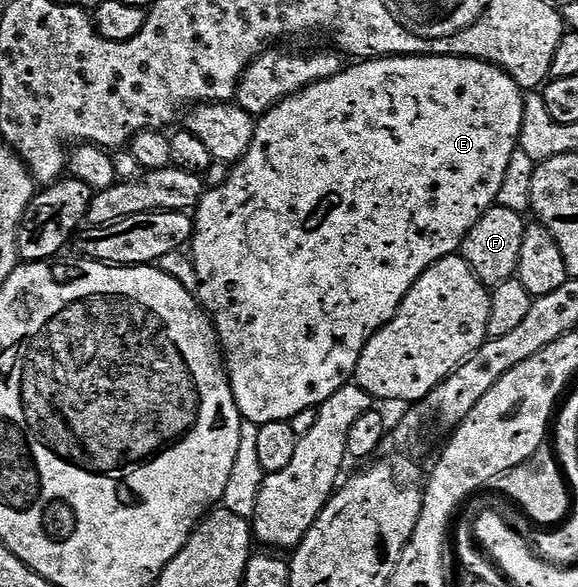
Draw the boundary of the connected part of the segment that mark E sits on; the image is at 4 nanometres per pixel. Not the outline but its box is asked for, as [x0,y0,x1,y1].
[191,56,526,426]

